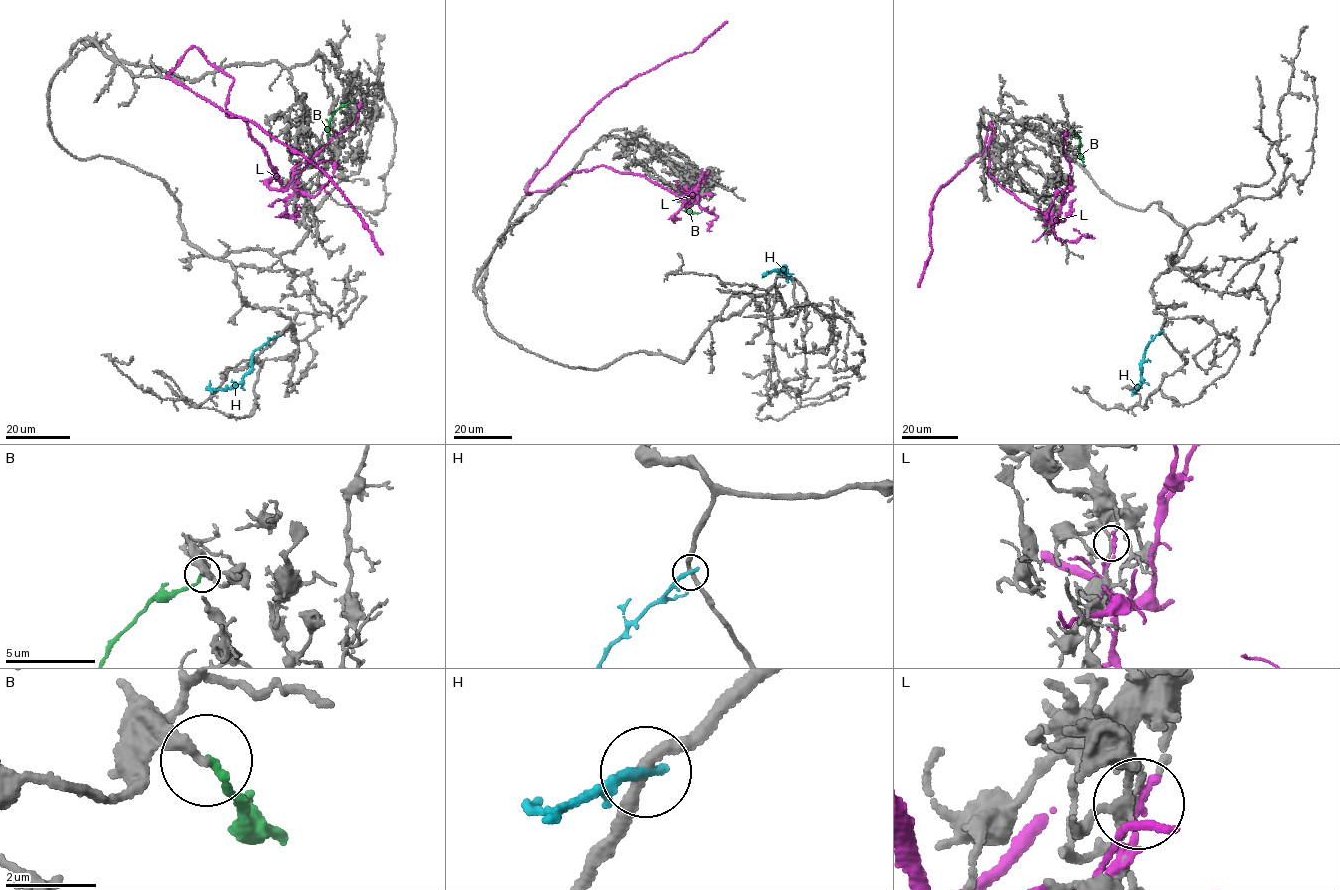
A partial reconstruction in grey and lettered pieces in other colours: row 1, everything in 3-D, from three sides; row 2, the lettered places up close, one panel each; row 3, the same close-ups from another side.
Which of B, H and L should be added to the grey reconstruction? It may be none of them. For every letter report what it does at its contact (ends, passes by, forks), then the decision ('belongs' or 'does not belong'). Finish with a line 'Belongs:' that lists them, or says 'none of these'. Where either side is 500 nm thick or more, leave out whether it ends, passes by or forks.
B: it ends | does not belong
H: it ends | does not belong
L: it ends | does not belong
Belongs: none of these

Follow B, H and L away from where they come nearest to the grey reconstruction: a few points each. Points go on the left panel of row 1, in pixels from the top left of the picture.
B: (349, 101), (331, 116), (327, 137), (331, 140)
H: (277, 336), (256, 350), (251, 357), (251, 369), (243, 380), (226, 389), (209, 387), (210, 381)
L: (297, 181), (282, 189), (246, 122), (226, 109), (233, 79), (191, 47), (167, 77), (320, 169), (383, 255)

